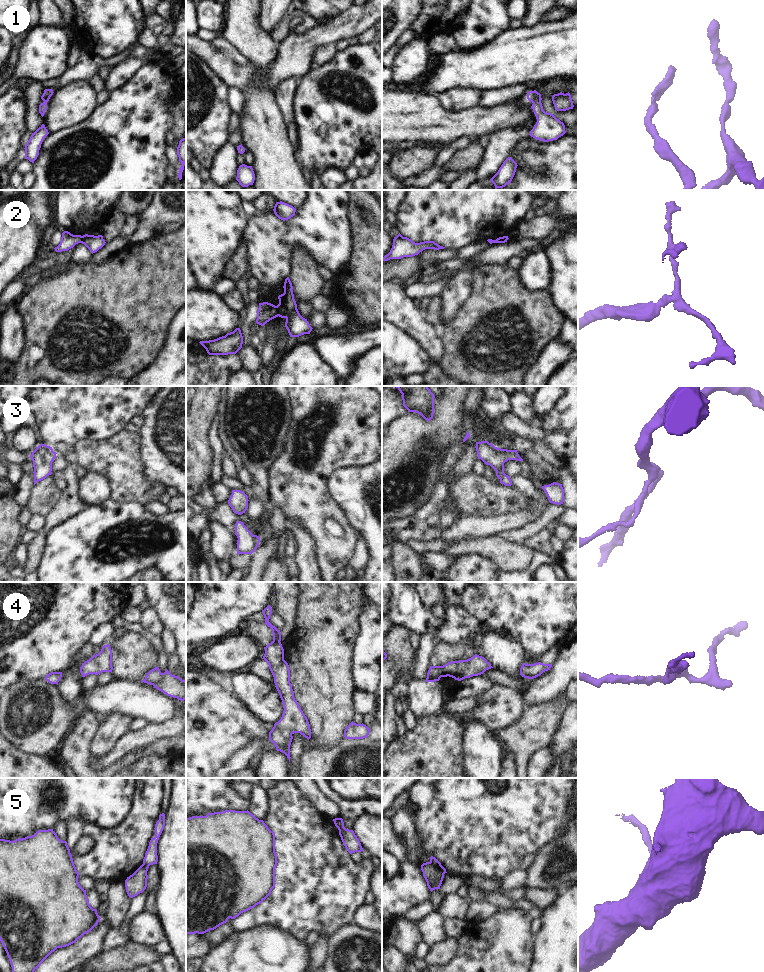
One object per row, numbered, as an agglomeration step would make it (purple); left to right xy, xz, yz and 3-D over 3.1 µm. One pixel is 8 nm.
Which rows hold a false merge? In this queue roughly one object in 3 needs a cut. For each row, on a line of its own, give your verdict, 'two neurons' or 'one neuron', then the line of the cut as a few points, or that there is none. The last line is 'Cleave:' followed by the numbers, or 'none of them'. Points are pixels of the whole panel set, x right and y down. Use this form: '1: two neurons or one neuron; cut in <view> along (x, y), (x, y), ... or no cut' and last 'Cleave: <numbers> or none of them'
1: one neuron; no cut
2: two neurons; cut in xz along (275, 306), (278, 315)
3: one neuron; no cut
4: one neuron; no cut
5: two neurons; cut in yz along (430, 861), (444, 873)
Cleave: 2, 5

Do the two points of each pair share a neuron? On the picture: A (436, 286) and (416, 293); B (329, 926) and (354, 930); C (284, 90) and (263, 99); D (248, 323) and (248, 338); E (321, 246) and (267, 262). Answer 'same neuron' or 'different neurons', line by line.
A: same neuron
B: different neurons
C: different neurons
D: same neuron
E: same neuron

